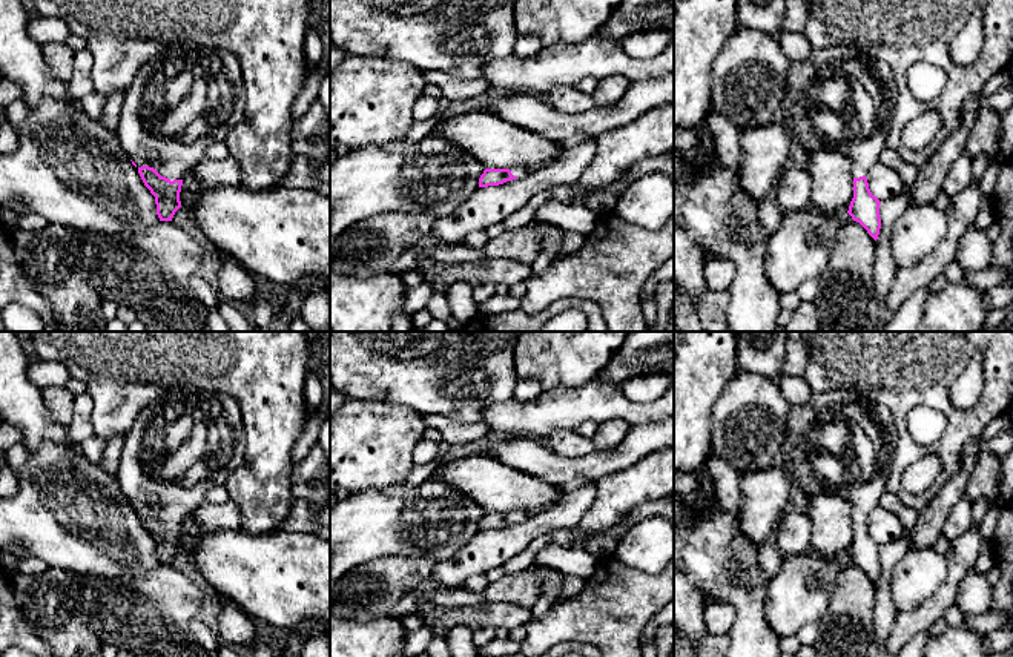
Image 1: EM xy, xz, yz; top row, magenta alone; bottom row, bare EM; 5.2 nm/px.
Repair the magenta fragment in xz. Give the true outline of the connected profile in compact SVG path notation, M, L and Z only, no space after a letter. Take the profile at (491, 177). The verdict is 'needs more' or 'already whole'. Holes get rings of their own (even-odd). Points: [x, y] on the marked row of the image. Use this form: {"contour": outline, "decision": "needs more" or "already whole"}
{"contour": "M511 167L511 169L485 169L479 178L479 187L499 186L511 180L523 178L531 170L526 167Z", "decision": "needs more"}

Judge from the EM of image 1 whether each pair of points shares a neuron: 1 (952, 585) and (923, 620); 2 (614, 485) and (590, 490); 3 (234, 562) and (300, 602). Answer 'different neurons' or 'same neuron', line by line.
1: same neuron
2: different neurons
3: same neuron

